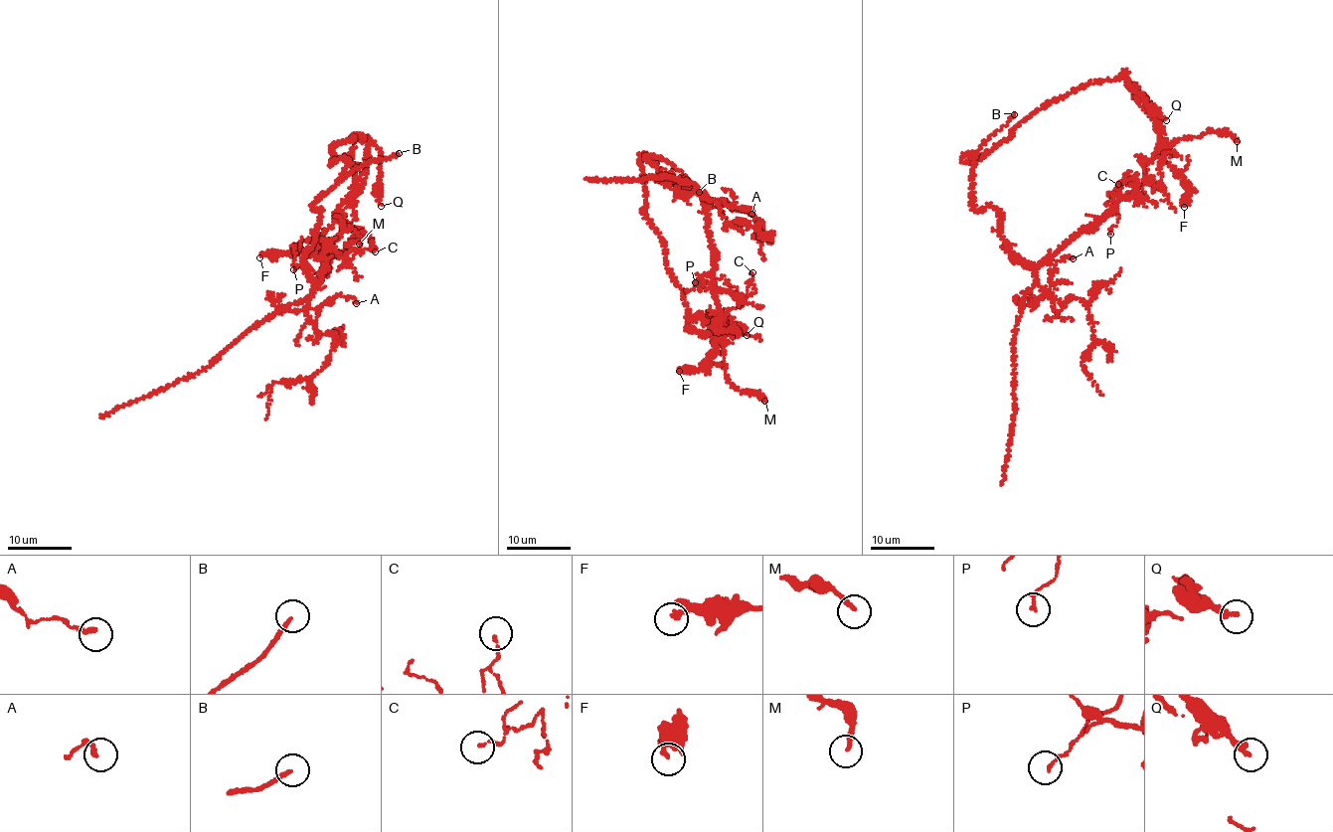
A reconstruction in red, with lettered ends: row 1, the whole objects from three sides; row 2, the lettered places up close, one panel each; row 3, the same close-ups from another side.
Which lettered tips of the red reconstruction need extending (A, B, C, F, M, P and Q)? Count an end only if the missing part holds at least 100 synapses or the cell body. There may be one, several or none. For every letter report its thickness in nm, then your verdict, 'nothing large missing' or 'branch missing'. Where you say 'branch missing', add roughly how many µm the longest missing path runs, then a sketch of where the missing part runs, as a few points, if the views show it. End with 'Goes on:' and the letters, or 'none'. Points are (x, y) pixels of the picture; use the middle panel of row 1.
A: calibre 190 nm; nothing large missing
B: calibre 180 nm; branch missing; missing 20 µm; course (699, 192), (707, 203), (711, 242), (717, 259), (728, 271)
C: calibre 100 nm; nothing large missing
F: calibre 260 nm; nothing large missing
M: calibre 200 nm; nothing large missing
P: calibre 150 nm; nothing large missing
Q: calibre 320 nm; nothing large missing
Goes on: B

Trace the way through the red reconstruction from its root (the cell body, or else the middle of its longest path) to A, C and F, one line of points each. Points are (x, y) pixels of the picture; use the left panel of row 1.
A: (319, 276), (306, 311), (311, 320), (315, 321), (318, 308), (337, 296), (353, 297), (356, 303)
C: (319, 276), (324, 268), (322, 254), (328, 249), (346, 255), (354, 249), (375, 247), (371, 250), (375, 251)
F: (319, 276), (324, 268), (322, 254), (343, 230), (340, 220), (289, 252), (266, 251), (259, 257)

